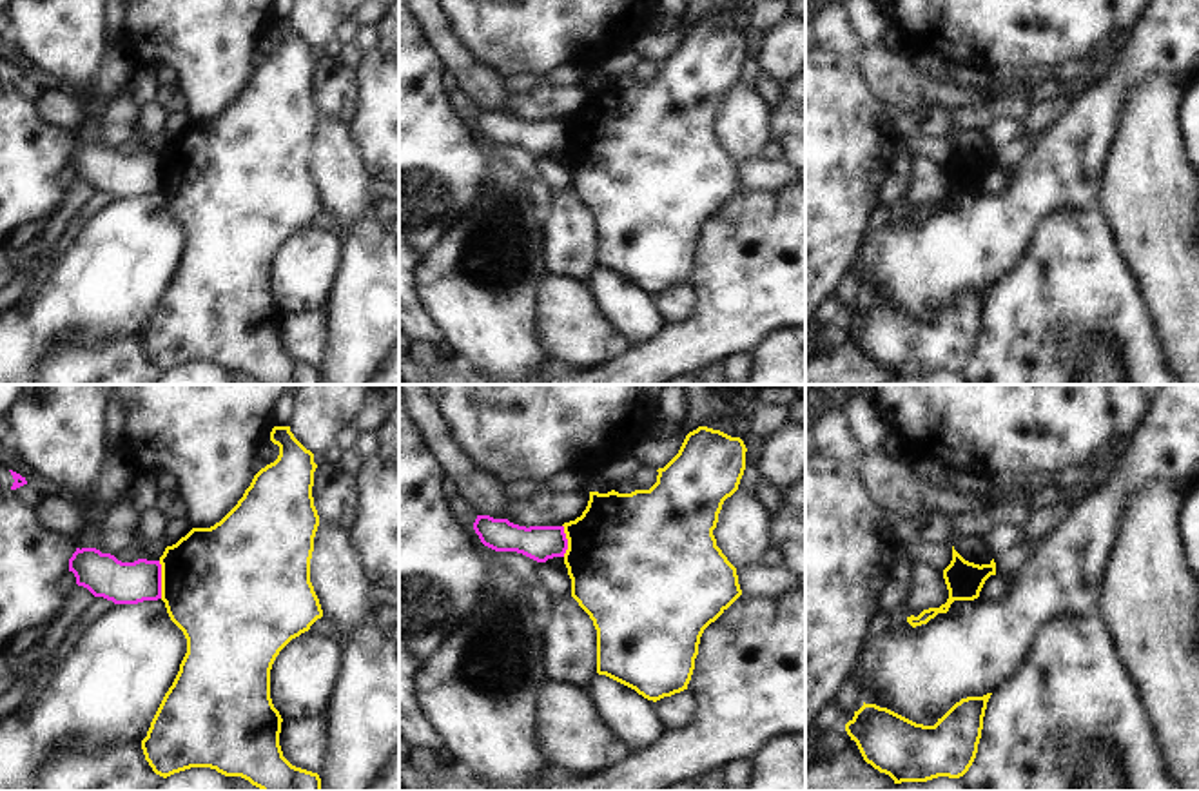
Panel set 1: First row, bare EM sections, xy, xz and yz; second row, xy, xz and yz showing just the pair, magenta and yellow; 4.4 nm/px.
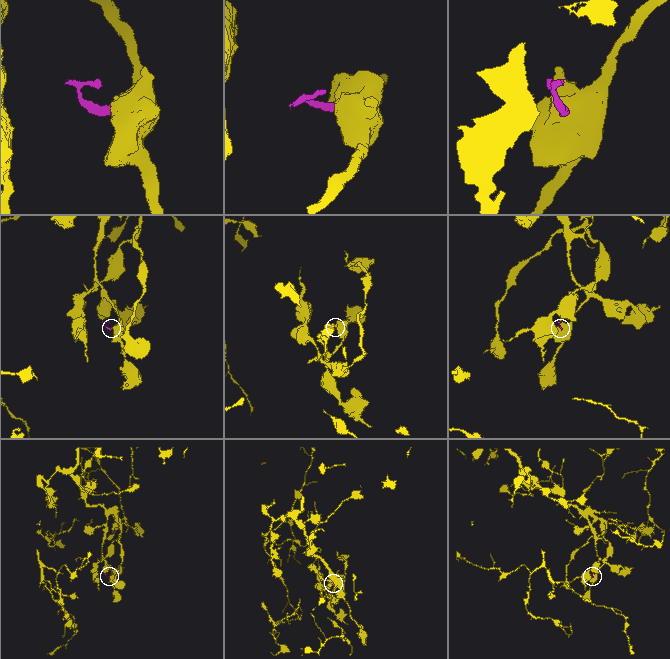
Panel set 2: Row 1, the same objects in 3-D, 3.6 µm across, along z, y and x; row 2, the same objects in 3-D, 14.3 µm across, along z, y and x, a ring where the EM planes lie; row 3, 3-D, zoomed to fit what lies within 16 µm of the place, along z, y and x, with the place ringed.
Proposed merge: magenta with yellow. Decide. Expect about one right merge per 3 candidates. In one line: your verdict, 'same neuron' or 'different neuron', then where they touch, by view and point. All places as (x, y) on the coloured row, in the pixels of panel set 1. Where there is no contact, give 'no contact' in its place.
different neuron | xy (160, 579)

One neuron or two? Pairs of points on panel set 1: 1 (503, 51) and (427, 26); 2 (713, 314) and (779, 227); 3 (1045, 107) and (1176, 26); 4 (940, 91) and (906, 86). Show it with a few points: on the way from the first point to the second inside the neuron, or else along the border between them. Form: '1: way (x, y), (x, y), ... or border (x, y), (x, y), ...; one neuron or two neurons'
1: border (443, 19), (450, 33), (485, 64); two neurons
2: way (735, 292), (777, 249); one neuron
3: border (1078, 97), (1049, 129); two neurons
4: way (931, 91), (915, 91); one neuron

